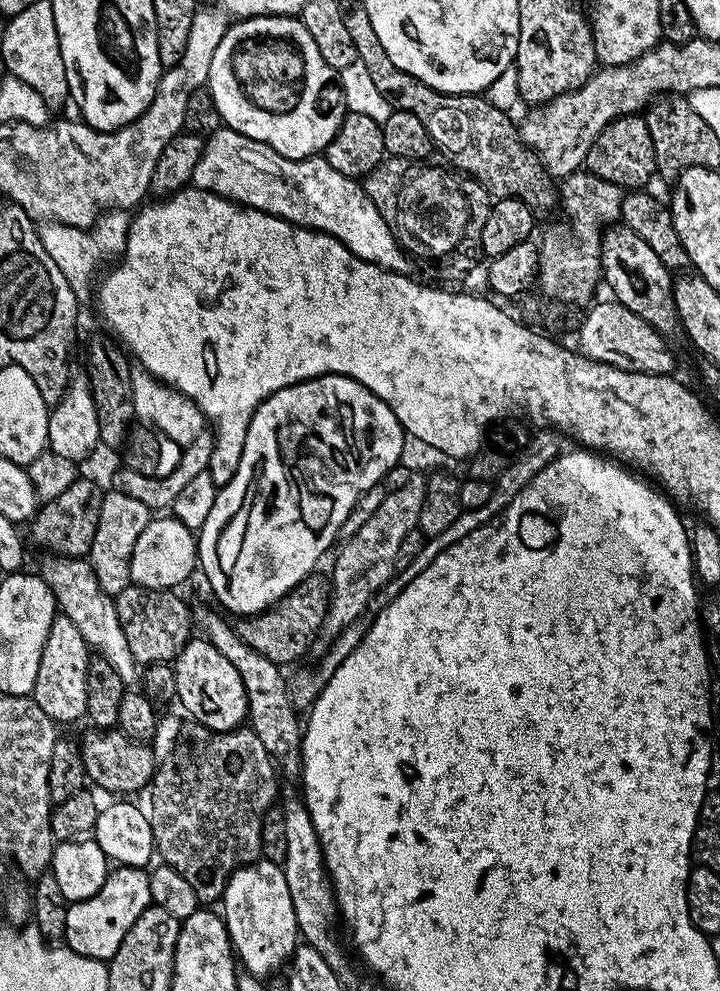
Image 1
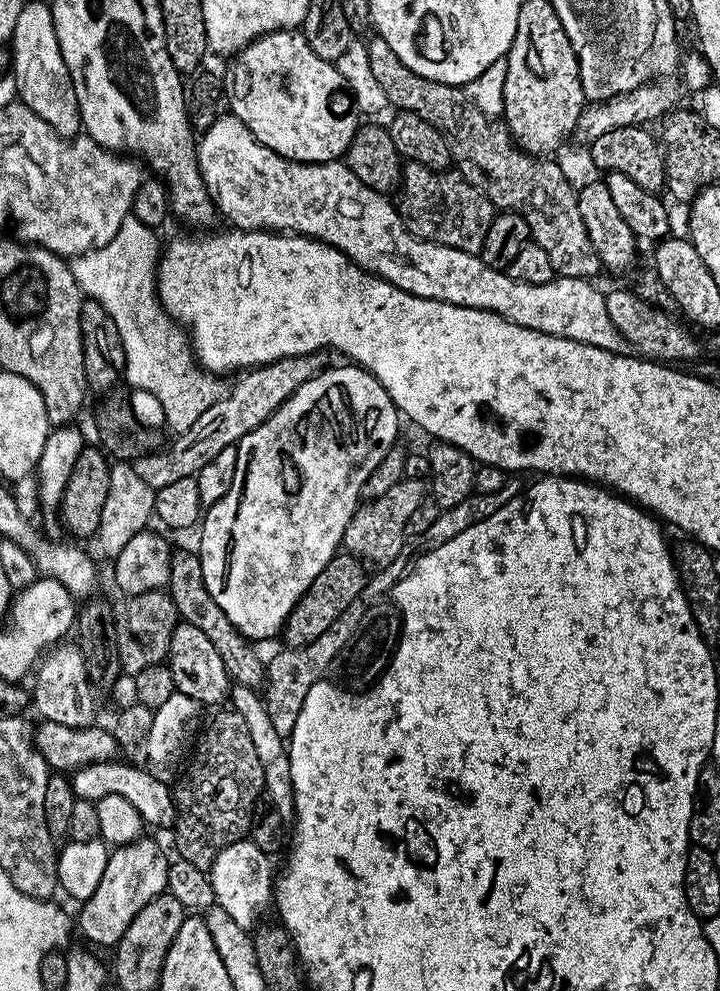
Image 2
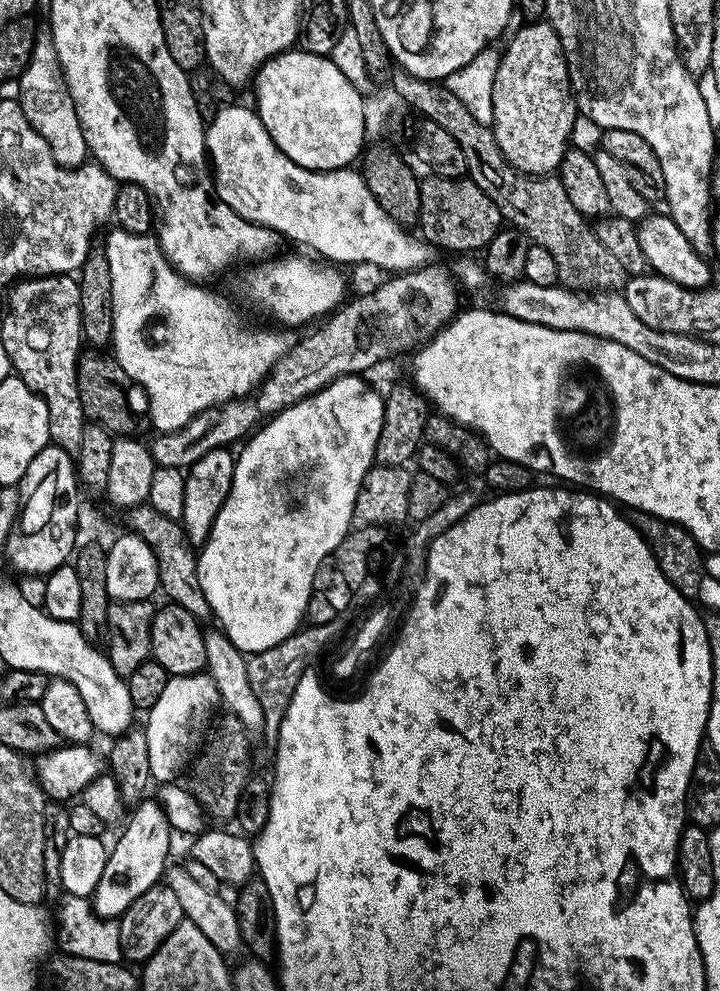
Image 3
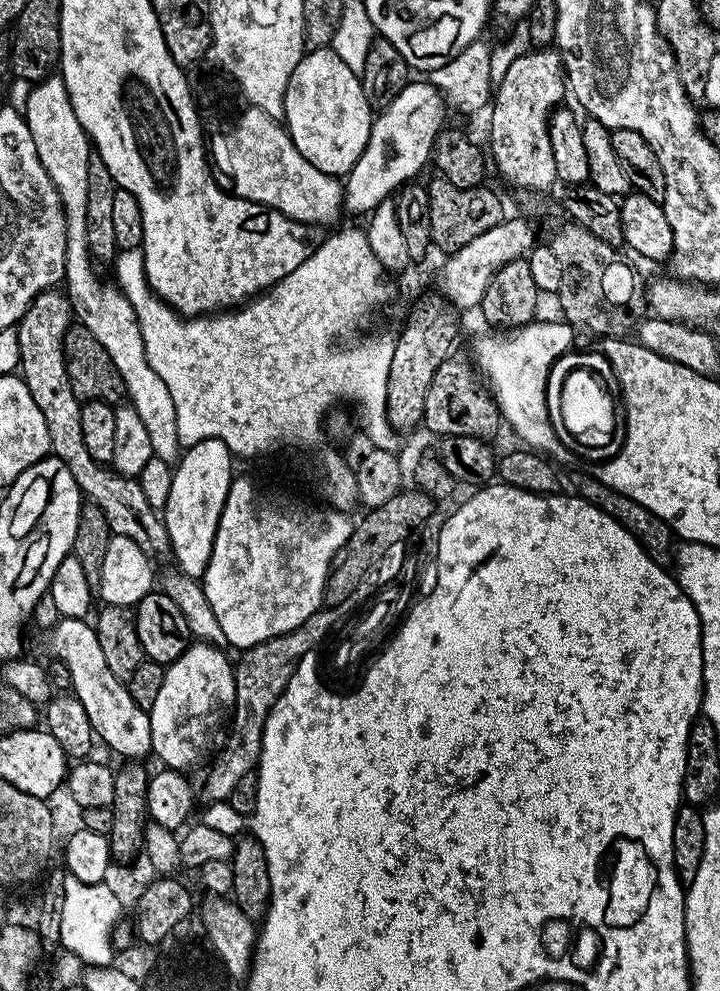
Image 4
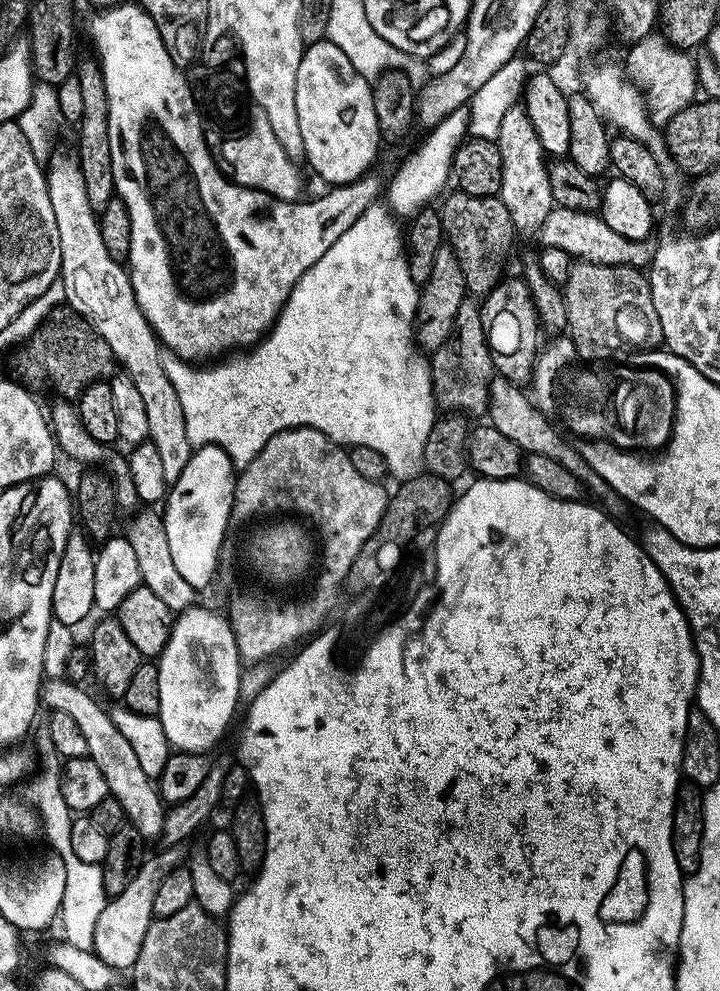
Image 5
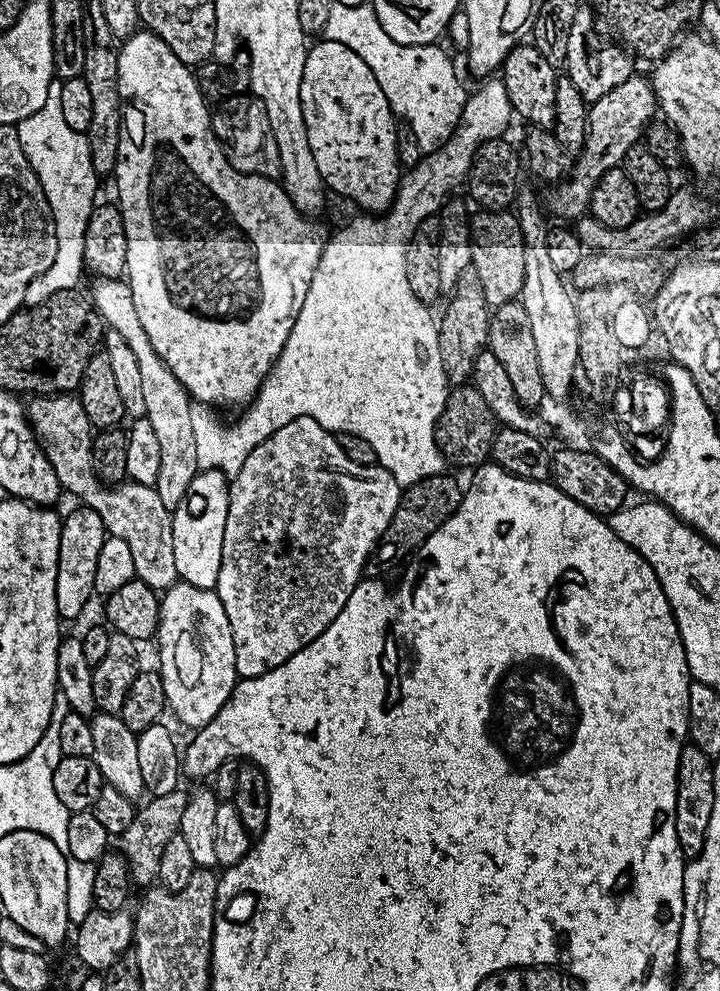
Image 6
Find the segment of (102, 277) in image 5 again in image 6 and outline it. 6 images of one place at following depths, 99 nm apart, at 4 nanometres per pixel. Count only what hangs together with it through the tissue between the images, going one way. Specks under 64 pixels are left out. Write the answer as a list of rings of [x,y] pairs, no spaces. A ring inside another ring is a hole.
[[[97,279],[90,291],[92,305],[100,314],[100,319],[111,331],[122,334],[126,346],[134,350],[134,358],[138,358],[138,370],[142,377],[142,391],[146,401],[144,416],[154,426],[154,435],[158,438],[158,447],[162,453],[162,466],[159,467],[158,478],[154,485],[156,493],[166,502],[169,510],[177,508],[190,490],[190,482],[194,482],[198,466],[198,449],[194,446],[194,429],[190,422],[190,406],[194,403],[191,396],[174,378],[170,366],[158,358],[154,346],[150,346],[150,338],[146,338],[146,330],[142,330],[142,322],[138,322],[138,310],[134,310],[134,298],[130,286],[123,280]]]

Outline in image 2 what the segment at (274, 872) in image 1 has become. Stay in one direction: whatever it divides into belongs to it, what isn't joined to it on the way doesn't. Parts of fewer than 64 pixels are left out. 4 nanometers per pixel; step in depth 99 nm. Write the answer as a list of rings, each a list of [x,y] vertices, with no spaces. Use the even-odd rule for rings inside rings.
[[[245,838],[220,850],[208,869],[215,905],[226,910],[226,914],[242,928],[251,929],[258,922],[256,920],[260,914],[273,901],[274,868],[272,872],[270,860],[269,853],[259,850],[252,840]]]

